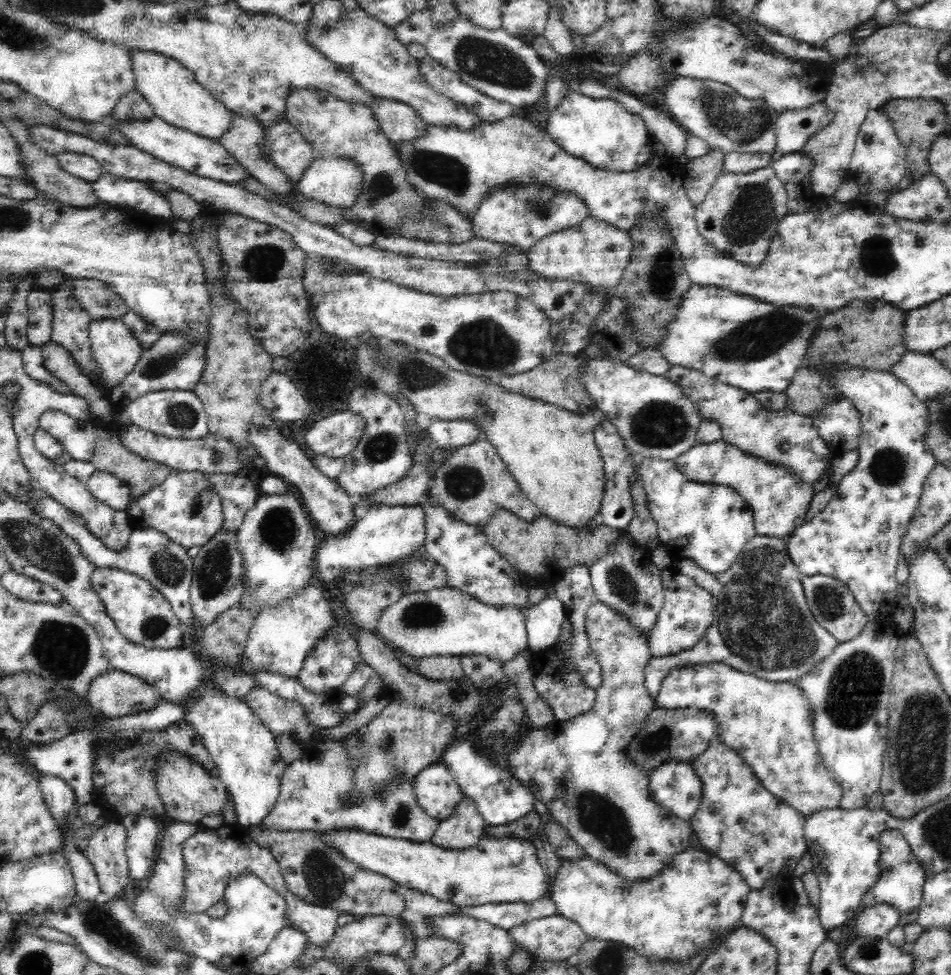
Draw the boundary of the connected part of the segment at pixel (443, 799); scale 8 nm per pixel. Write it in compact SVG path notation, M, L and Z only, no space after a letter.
M442 763L427 766L415 778L414 793L419 805L438 822L450 818L463 801L463 790Z

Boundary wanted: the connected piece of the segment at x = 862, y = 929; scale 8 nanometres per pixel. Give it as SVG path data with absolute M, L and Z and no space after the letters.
M876 905L862 908L849 923L856 937L886 939L886 936L900 920L898 910L890 905Z

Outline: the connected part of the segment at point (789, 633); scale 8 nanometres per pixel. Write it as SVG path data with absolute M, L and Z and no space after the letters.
M757 535L745 544L731 568L722 573L708 573L691 559L674 560L671 569L692 579L696 585L712 596L713 620L704 637L700 638L700 641L690 650L683 650L678 654L665 657L653 656L648 661L645 668L645 685L653 702L668 673L683 666L724 663L733 669L752 673L758 678L769 681L798 682L798 678L803 677L810 669L834 652L839 643L812 616L806 597L804 597L802 575L790 559L787 542L788 538Z

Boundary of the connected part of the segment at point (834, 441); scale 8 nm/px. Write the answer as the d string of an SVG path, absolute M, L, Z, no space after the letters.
M850 399L828 403L812 421L832 451L844 453L859 447L861 414Z

